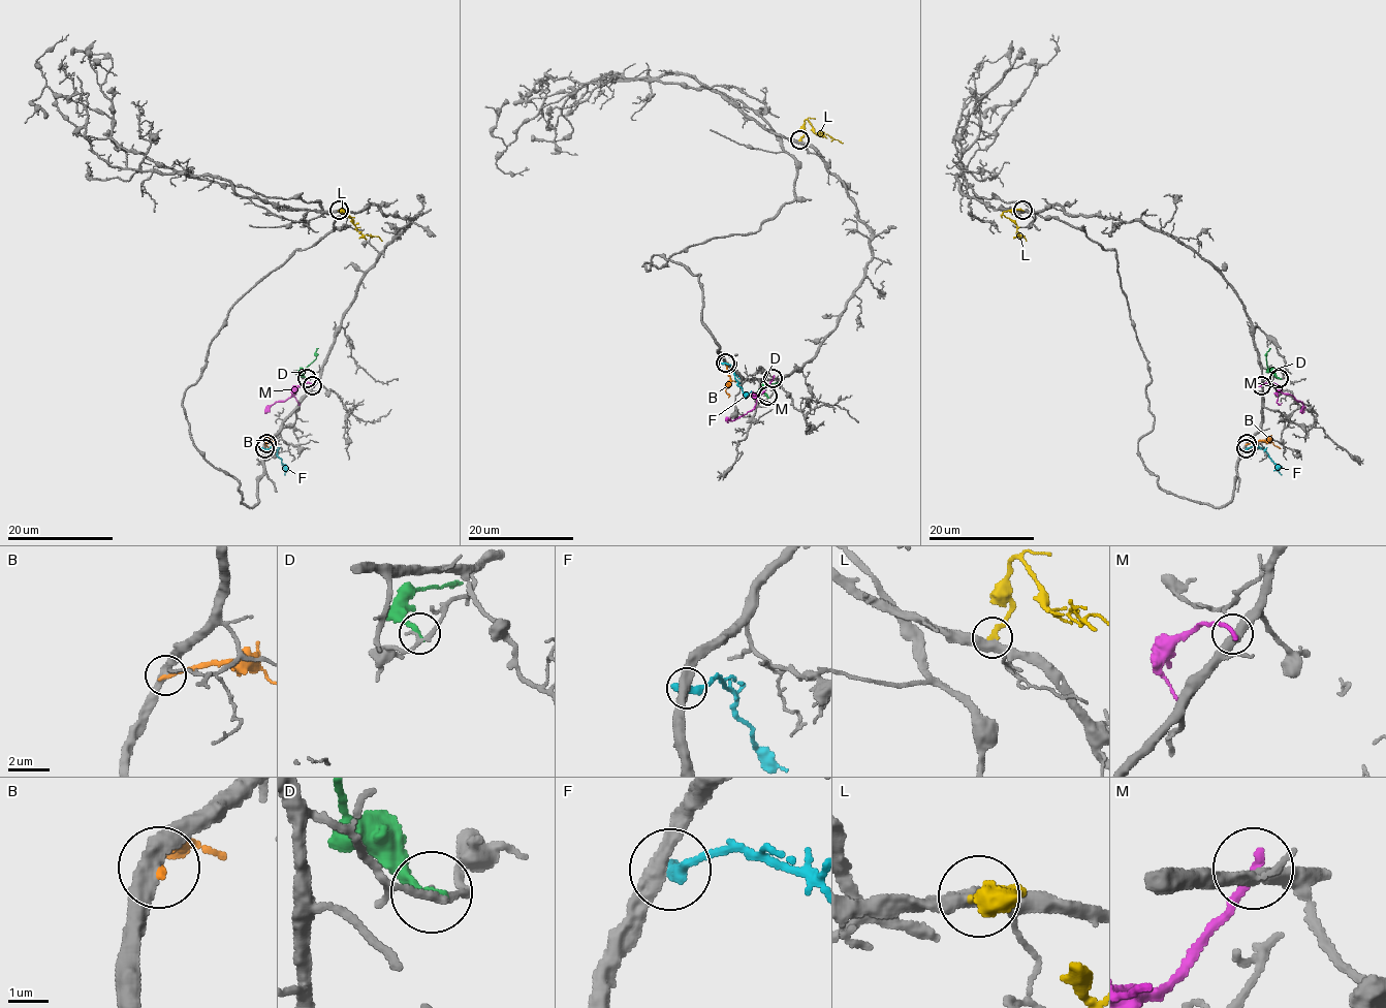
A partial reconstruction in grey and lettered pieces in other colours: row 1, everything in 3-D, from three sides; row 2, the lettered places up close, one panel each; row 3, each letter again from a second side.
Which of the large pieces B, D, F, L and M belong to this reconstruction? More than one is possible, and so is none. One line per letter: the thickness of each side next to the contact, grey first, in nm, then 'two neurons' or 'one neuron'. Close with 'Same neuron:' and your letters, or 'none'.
B: 400/240 nm | two neurons
D: 170/200 nm | two neurons
F: 400/400 nm | two neurons
L: 440/240 nm | one neuron
M: 320/240 nm | two neurons
Same neuron: L

